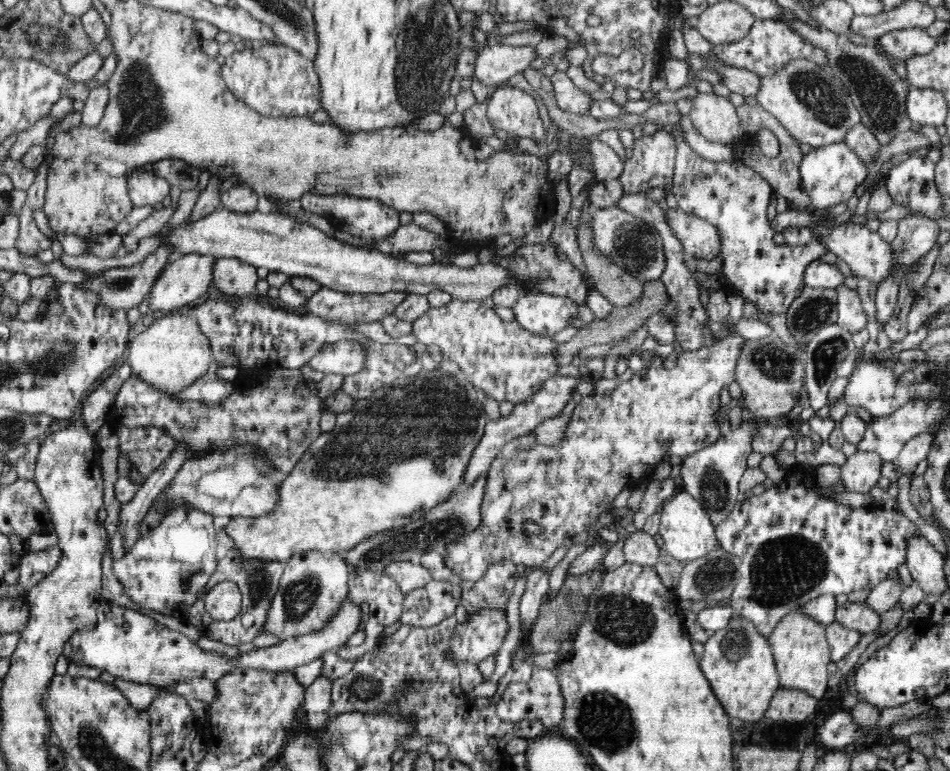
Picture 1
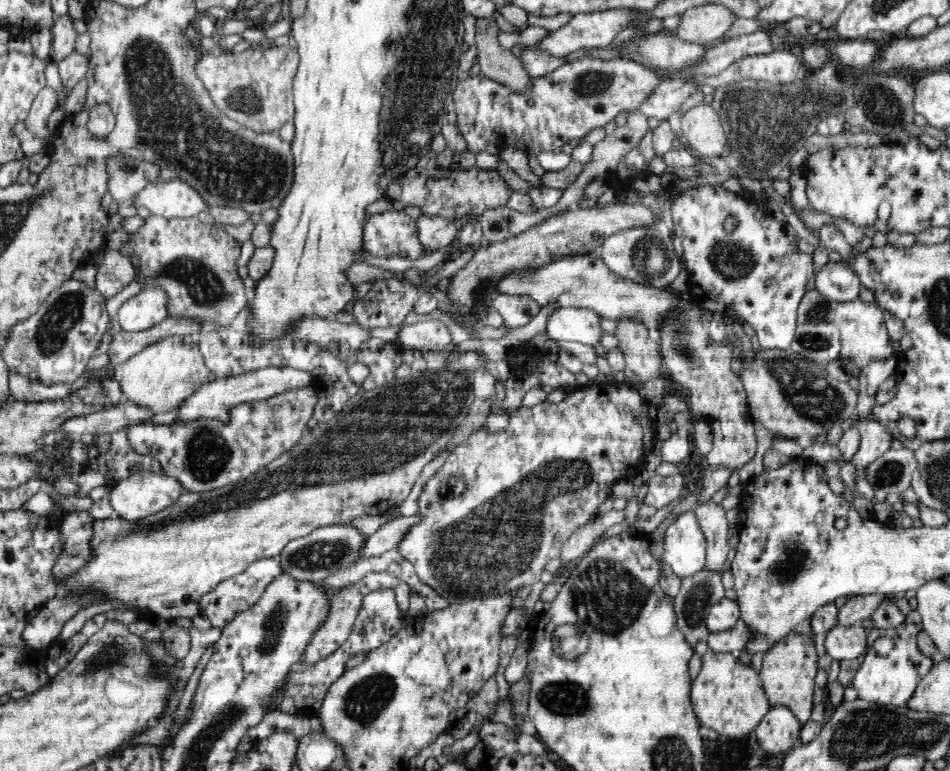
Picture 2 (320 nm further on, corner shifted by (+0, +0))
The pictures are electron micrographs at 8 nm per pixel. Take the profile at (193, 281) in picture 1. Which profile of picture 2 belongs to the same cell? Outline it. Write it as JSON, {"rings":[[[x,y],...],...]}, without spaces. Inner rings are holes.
{"rings":[[[161,288],[141,291],[118,310],[118,322],[124,332],[152,328],[168,317],[168,295]]]}

